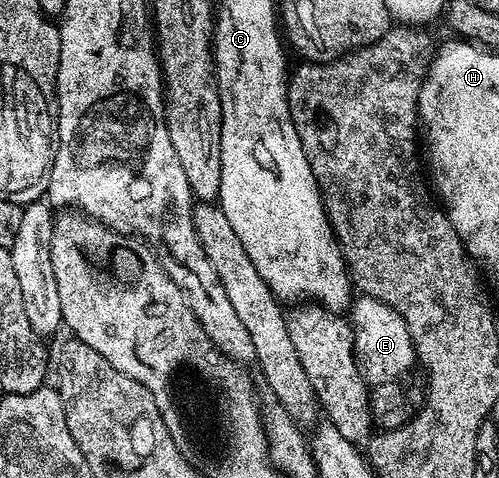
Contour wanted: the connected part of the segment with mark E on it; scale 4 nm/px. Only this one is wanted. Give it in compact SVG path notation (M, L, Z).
M360 295L349 309L349 319L355 332L355 354L368 385L402 381L402 376L411 367L416 367L417 357L411 335L397 310L372 296Z

